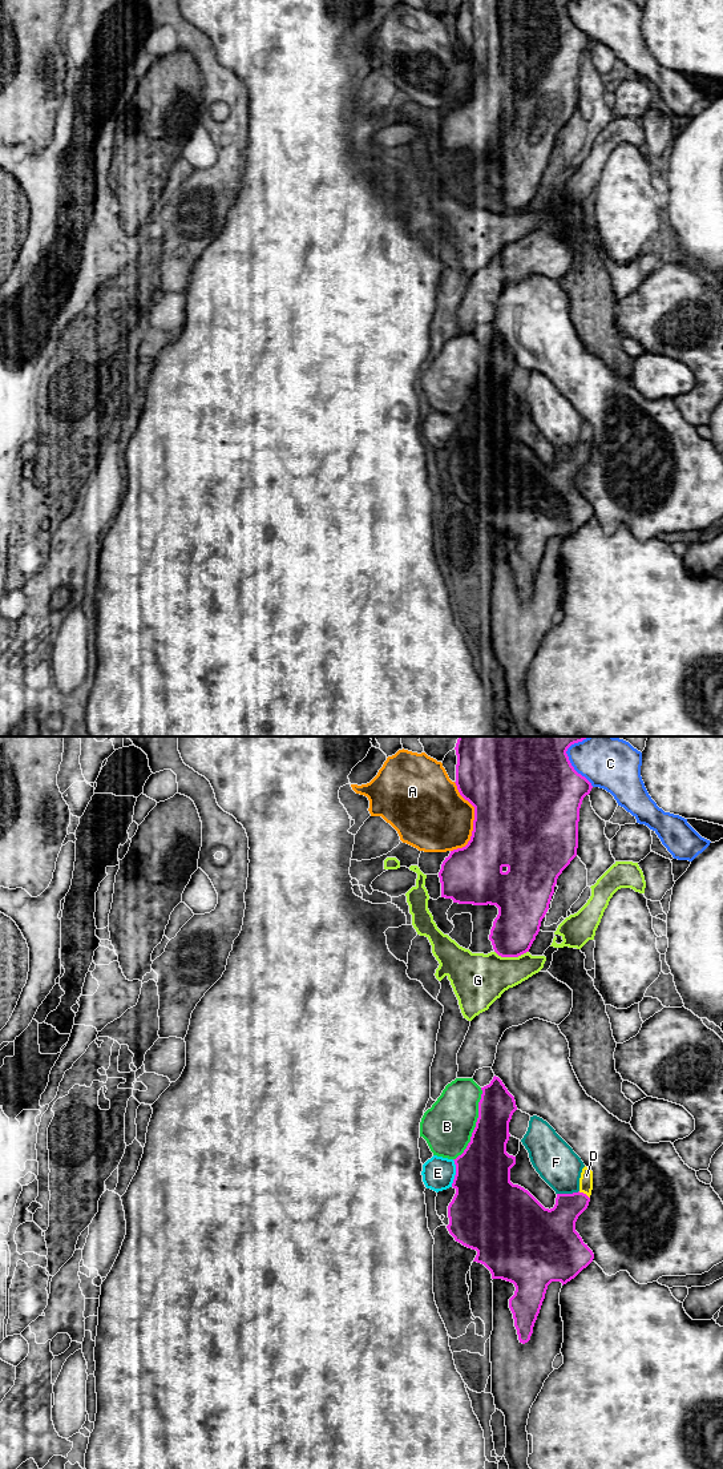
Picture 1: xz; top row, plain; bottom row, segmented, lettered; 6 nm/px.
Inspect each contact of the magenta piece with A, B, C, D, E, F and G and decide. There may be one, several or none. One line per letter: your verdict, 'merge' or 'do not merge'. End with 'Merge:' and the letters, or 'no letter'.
A: do not merge
B: do not merge
C: do not merge
D: merge
E: do not merge
F: do not merge
G: do not merge
Merge: D

